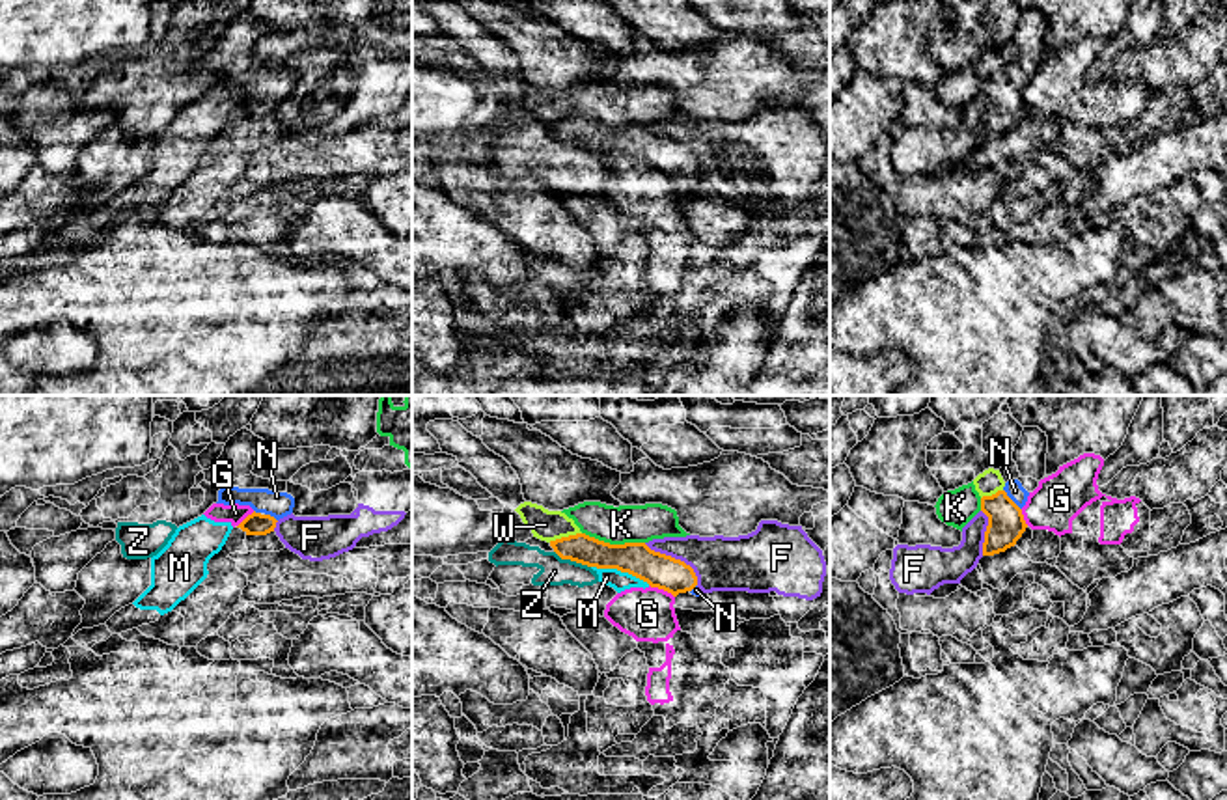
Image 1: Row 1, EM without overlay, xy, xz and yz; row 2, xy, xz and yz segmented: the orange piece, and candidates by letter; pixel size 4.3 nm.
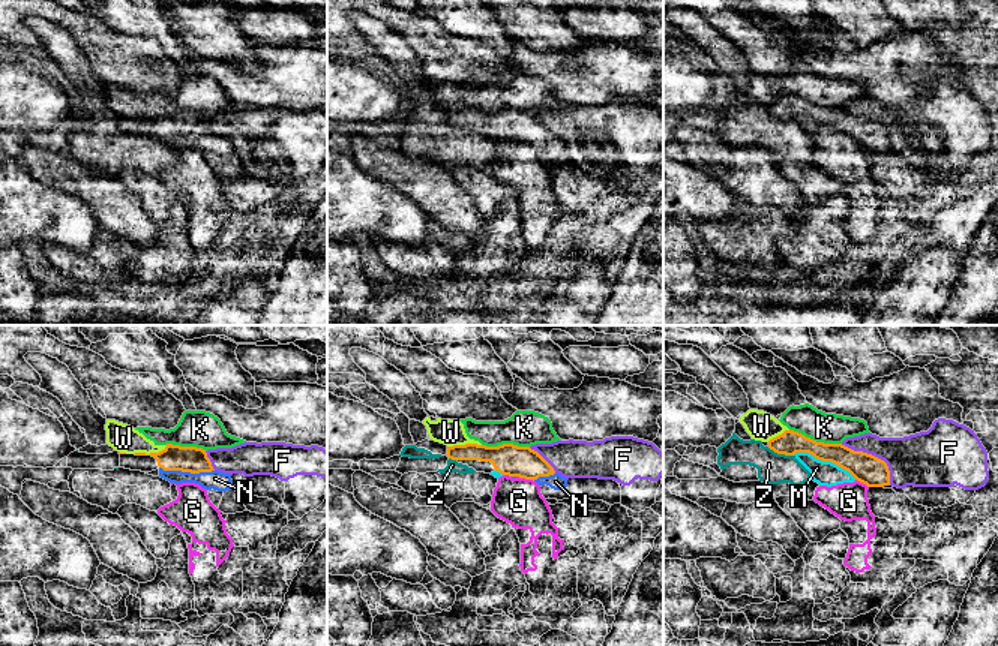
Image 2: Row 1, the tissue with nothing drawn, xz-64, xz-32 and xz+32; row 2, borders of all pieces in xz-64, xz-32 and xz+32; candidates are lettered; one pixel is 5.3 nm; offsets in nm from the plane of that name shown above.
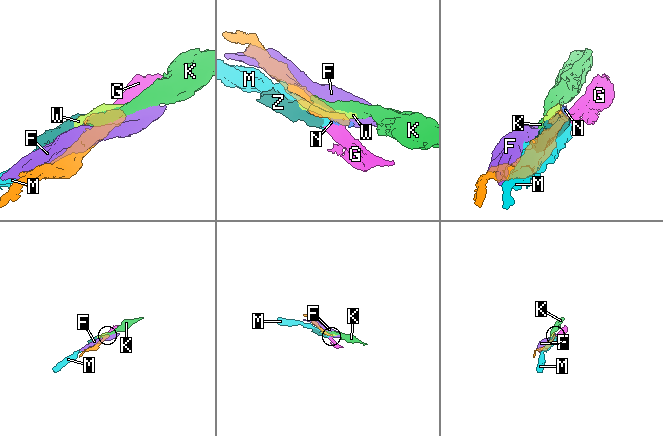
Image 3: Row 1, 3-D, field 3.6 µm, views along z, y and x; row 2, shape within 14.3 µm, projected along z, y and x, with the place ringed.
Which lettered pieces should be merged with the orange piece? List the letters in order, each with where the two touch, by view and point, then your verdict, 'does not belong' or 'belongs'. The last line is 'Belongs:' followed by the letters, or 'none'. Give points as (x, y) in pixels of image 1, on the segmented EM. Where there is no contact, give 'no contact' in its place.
F: contact xz (674, 558); does not belong
G: contact xz (662, 588); does not belong
K: contact xz (614, 545); does not belong
M: contact xz (621, 571); does not belong
N: contact yz (1011, 500); belongs
W: contact xz (564, 537); does not belong
Z: contact xz (573, 560); does not belong
Belongs: N

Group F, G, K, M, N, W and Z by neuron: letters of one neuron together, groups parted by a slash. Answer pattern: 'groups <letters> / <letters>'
groups F / G M / K W / N / Z

